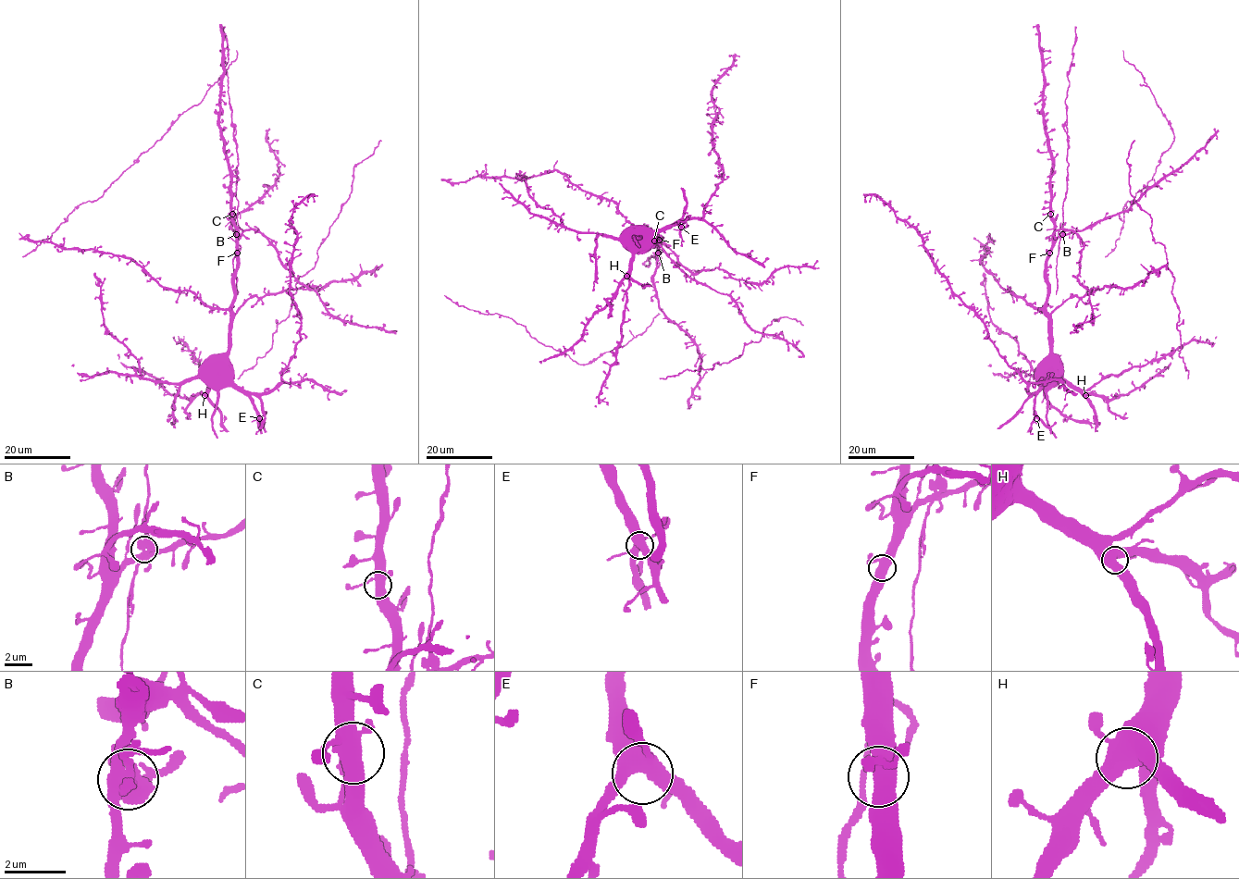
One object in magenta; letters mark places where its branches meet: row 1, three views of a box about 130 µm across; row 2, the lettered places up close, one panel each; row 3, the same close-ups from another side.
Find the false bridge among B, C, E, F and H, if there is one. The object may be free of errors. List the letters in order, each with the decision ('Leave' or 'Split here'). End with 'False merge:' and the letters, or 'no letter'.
B: Split here
C: Leave
E: Leave
F: Leave
H: Leave
False merge: B

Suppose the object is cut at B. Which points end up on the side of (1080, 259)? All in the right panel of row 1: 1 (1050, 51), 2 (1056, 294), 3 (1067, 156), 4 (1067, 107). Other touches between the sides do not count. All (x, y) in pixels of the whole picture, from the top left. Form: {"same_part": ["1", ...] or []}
{"same_part": ["1"]}

